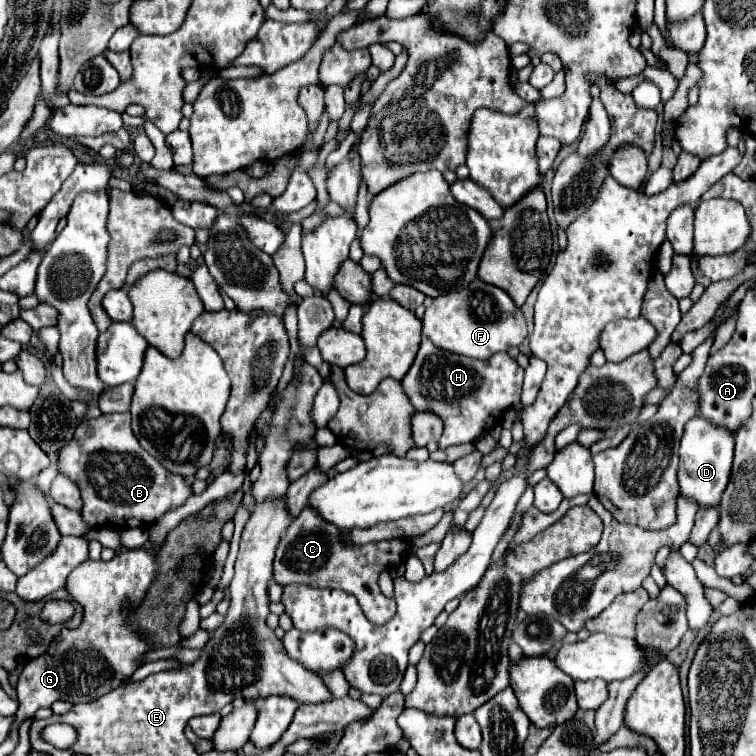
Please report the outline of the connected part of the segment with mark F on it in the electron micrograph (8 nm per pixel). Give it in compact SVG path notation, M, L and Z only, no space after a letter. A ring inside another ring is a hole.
M474 279L466 289L448 291L432 301L422 317L422 335L444 351L474 359L488 359L494 353L520 345L528 335L528 327L522 311L514 305L508 293Z

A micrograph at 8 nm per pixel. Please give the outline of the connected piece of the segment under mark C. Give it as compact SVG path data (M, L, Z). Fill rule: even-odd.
M304 509L290 523L290 527L284 531L278 543L276 559L274 559L274 581L280 585L302 583L310 587L342 589L360 601L364 615L372 623L382 625L390 617L394 617L396 603L384 597L382 591L378 589L378 575L382 573L382 569L392 571L402 559L406 559L410 553L410 545L404 539L392 539L392 541L368 543L362 547L344 547L340 535L342 529L322 521L318 513Z

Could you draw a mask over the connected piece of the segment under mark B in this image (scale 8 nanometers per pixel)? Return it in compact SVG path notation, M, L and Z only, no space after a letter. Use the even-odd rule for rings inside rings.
M110 413L84 421L76 429L74 439L60 453L60 473L78 483L84 501L82 517L90 527L150 527L166 511L184 505L184 501L192 495L192 487L184 477L170 473L154 457L150 457L146 449L142 449L138 437L134 437L130 429L128 413Z

